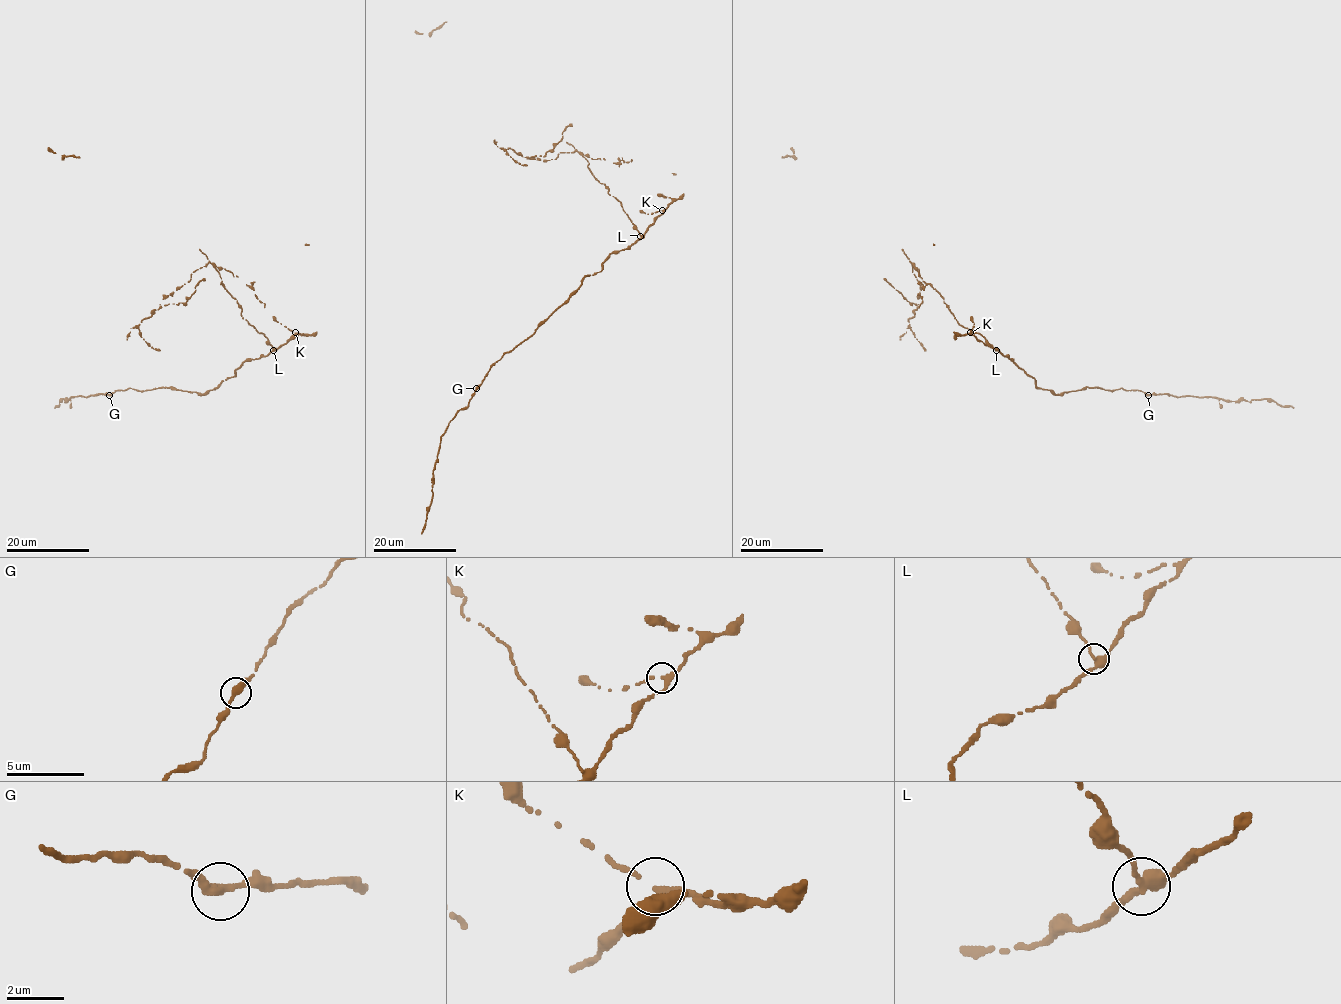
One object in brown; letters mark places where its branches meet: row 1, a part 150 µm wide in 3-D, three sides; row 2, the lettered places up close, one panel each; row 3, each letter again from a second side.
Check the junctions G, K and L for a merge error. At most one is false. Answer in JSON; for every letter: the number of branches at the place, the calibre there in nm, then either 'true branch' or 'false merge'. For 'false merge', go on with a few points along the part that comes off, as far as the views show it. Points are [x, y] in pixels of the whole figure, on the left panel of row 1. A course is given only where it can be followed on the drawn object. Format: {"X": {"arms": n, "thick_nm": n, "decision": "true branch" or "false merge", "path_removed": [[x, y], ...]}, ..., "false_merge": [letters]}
{"G": {"arms": 2, "thick_nm": 320, "decision": "true branch"}, "K": {"arms": 3, "thick_nm": 240, "decision": "true branch"}, "L": {"arms": 3, "thick_nm": 300, "decision": "false merge", "path_removed": [[273, 350], [264, 333], [243, 318], [241, 305], [210, 263], [142, 320], [141, 336], [159, 350]]}, "false_merge": ["L"]}

